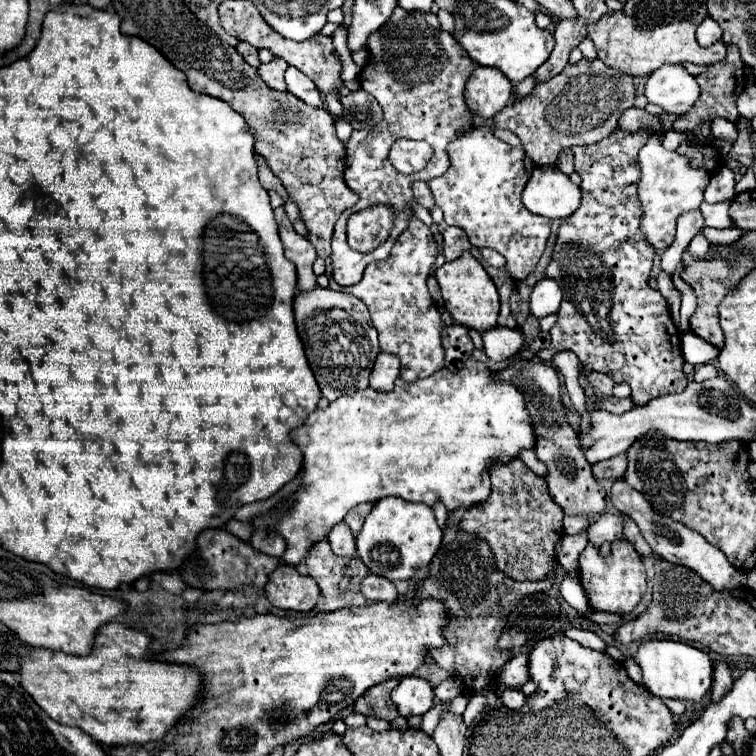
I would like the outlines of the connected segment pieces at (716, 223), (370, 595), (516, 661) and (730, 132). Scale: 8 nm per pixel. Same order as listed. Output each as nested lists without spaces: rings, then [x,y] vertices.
[[[719,202],[719,204],[701,204],[701,212],[705,218],[705,226],[709,228],[731,228],[731,216],[729,216],[729,202]]]
[[[369,574],[363,584],[361,592],[369,602],[395,602],[397,600],[397,590],[391,580],[385,580],[383,576]]]
[[[517,654],[513,660],[505,662],[499,672],[499,682],[509,688],[521,688],[529,680],[529,666],[527,654]]]
[[[715,118],[711,124],[711,136],[713,138],[723,138],[723,140],[737,140],[737,128],[733,122],[725,120],[725,118]]]

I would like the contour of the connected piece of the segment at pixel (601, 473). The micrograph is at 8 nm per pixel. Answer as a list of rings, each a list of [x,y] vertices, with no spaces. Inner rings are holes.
[[[619,454],[615,458],[609,458],[609,460],[593,464],[593,476],[597,480],[601,480],[601,478],[613,478],[613,480],[617,480],[617,478],[623,476],[625,468],[627,468],[627,456]]]

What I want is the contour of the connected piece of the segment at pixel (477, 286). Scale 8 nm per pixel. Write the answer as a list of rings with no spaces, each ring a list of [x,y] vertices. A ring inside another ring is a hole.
[[[461,254],[455,262],[445,262],[441,268],[435,270],[435,278],[439,282],[445,308],[451,312],[453,320],[461,326],[473,328],[477,332],[483,332],[487,328],[497,326],[497,316],[499,316],[499,294],[489,278],[489,274],[483,270],[483,266],[469,254]]]

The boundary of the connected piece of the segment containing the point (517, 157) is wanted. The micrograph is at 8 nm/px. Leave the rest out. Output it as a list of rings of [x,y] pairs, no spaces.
[[[483,126],[461,132],[447,144],[447,154],[451,162],[449,170],[427,182],[435,204],[443,210],[447,226],[465,230],[475,248],[497,250],[505,256],[511,278],[525,280],[537,266],[551,234],[551,220],[531,214],[521,202],[521,192],[529,180],[523,168],[525,150],[497,140],[493,130]]]

